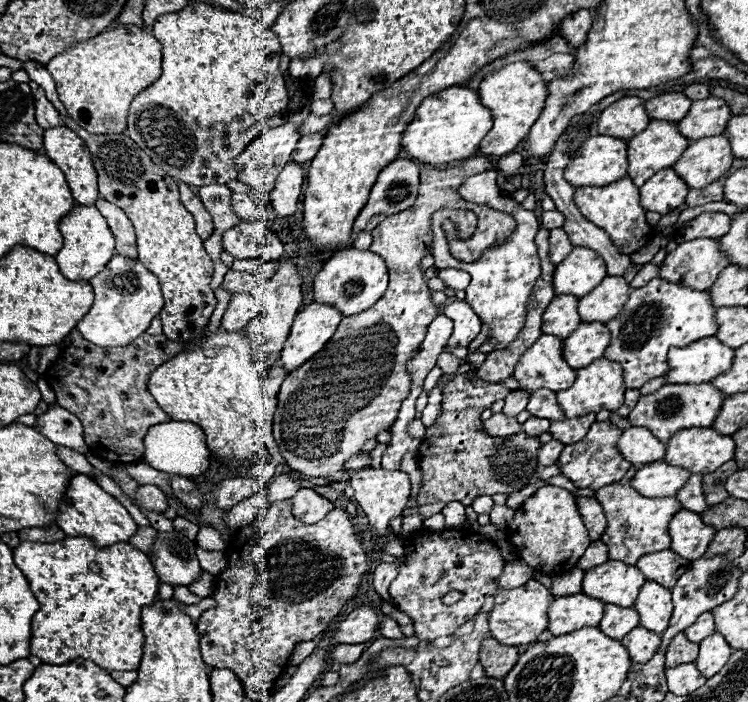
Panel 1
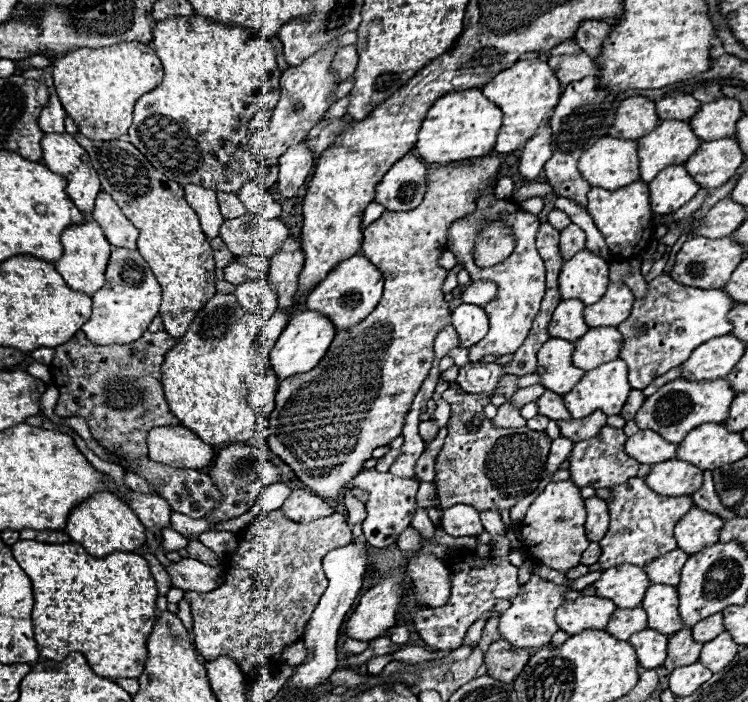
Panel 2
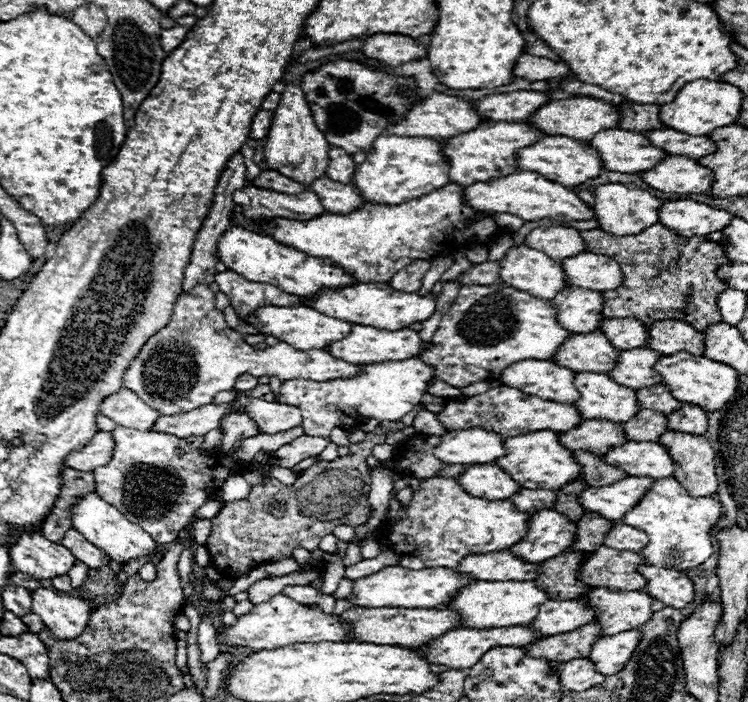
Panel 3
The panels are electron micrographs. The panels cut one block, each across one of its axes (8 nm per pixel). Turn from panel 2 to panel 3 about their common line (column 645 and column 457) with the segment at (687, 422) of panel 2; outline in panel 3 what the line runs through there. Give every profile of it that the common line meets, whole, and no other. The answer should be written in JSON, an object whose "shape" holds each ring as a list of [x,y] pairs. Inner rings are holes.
{"shape":[[[508,386],[492,388],[484,394],[468,398],[466,402],[450,400],[444,406],[444,412],[438,418],[444,424],[444,428],[448,428],[448,430],[464,430],[464,428],[478,428],[480,426],[480,428],[486,428],[486,430],[494,430],[502,436],[530,434],[530,432],[536,432],[536,430],[568,432],[584,420],[582,414],[576,412],[576,406],[572,406],[572,404],[542,400],[542,398],[524,394],[516,388],[508,388]]]}

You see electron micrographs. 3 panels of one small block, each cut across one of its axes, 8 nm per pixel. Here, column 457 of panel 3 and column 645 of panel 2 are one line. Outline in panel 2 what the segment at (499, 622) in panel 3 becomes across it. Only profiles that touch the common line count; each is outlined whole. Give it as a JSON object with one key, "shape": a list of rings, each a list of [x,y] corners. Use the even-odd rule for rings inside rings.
{"shape":[[[652,584],[644,596],[642,608],[648,614],[648,628],[662,634],[674,634],[684,628],[678,616],[678,590],[666,584]]]}

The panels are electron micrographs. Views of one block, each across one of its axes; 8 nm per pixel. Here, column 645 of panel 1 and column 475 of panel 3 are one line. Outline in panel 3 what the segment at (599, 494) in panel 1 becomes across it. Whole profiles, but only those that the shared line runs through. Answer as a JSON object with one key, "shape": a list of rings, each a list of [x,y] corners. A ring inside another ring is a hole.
{"shape":[[[436,478],[420,482],[420,490],[412,502],[404,506],[406,518],[398,524],[386,524],[380,530],[380,540],[390,544],[396,554],[408,554],[424,560],[428,568],[456,568],[464,556],[488,554],[508,550],[520,542],[528,532],[528,512],[514,508],[510,500],[484,500],[470,496],[456,478]],[[450,520],[462,520],[462,524],[448,524]],[[386,530],[386,532],[384,532]]]}

